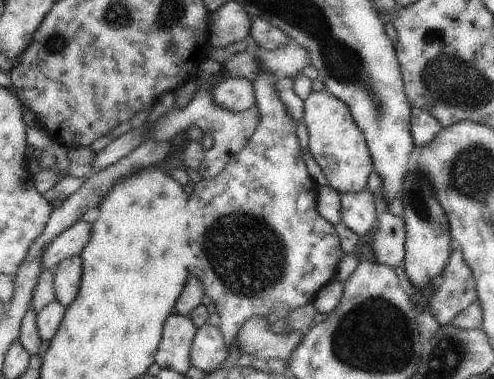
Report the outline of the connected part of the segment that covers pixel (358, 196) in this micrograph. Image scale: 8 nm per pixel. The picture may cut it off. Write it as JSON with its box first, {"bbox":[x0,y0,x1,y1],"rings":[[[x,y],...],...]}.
{"bbox":[338,189,378,236],"rings":[[[367,189],[357,193],[338,193],[341,202],[341,224],[348,226],[358,236],[376,232],[378,211],[374,194]]]}

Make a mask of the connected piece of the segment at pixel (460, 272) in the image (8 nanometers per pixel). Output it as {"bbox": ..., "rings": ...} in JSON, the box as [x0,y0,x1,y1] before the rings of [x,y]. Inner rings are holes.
{"bbox":[429,248,477,325],"rings":[[[452,248],[447,267],[432,285],[429,308],[440,325],[451,324],[457,314],[477,300],[473,272],[458,248]]]}

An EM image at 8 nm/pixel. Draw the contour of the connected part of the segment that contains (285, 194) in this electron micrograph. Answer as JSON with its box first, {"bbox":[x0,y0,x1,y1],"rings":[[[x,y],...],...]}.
{"bbox":[188,71,344,340],"rings":[[[271,71],[268,73],[259,73],[259,77],[253,84],[256,105],[259,106],[260,111],[259,125],[257,126],[256,132],[251,136],[246,146],[228,161],[228,164],[226,164],[220,174],[217,174],[214,178],[208,179],[207,181],[199,181],[198,184],[194,186],[194,192],[192,192],[192,196],[190,196],[188,234],[192,234],[192,260],[190,260],[188,268],[190,268],[190,274],[194,274],[196,278],[202,281],[205,294],[212,298],[217,313],[221,317],[221,325],[219,327],[228,340],[230,340],[232,336],[235,336],[237,330],[243,325],[243,322],[246,322],[252,315],[262,315],[264,317],[271,312],[286,315],[294,309],[310,304],[318,294],[318,291],[334,278],[338,261],[344,254],[340,246],[337,232],[335,231],[336,226],[330,224],[330,222],[324,220],[324,218],[318,214],[318,187],[315,180],[308,173],[306,163],[304,163],[304,159],[302,159],[303,154],[300,151],[300,146],[298,145],[298,139],[296,137],[298,122],[292,119],[290,114],[284,109],[280,100],[278,100],[277,92],[274,90],[275,82]]]}

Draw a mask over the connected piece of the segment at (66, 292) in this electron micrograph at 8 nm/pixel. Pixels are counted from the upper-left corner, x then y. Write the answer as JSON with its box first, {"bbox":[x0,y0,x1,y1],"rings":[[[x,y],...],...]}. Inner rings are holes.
{"bbox":[54,255,83,308],"rings":[[[74,255],[59,262],[54,268],[55,298],[66,308],[78,294],[83,275],[83,262],[80,255]]]}

